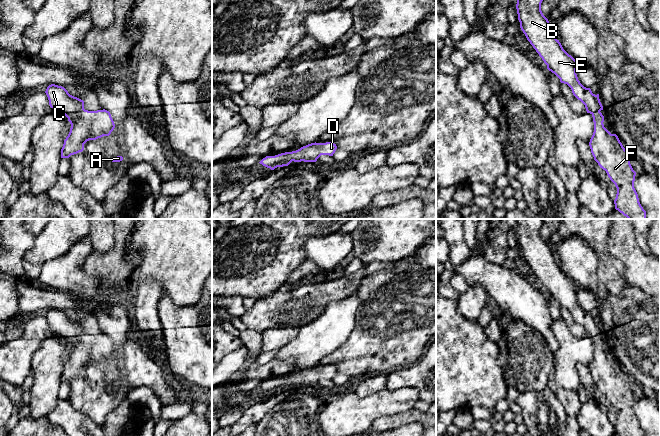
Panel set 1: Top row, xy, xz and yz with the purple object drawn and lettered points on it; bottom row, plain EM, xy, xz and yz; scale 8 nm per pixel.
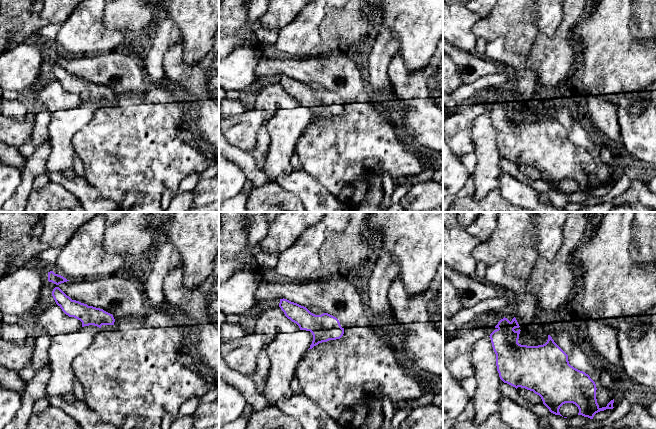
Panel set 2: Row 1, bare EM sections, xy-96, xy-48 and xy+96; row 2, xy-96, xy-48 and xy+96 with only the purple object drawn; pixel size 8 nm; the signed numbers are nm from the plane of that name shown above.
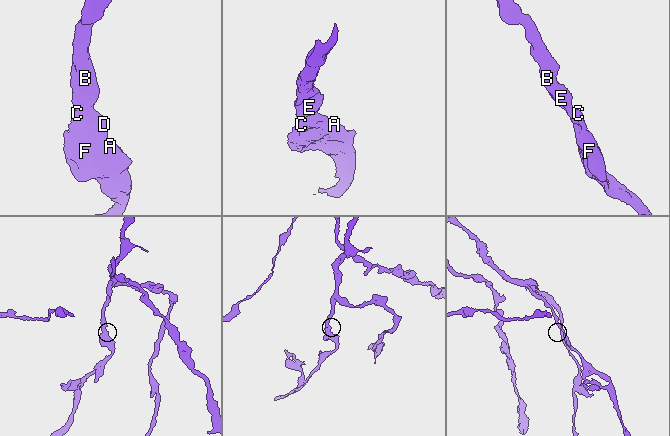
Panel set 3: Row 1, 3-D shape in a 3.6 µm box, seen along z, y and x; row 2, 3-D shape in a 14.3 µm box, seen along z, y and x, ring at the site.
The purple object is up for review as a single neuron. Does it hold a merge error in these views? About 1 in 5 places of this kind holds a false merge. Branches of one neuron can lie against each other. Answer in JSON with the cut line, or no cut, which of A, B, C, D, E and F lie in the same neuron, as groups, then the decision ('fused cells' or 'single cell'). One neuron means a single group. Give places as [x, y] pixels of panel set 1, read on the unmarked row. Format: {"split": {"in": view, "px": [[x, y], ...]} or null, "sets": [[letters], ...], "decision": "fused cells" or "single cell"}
{"split": null, "sets": [["A", "B", "C", "D", "E", "F"]], "decision": "single cell"}

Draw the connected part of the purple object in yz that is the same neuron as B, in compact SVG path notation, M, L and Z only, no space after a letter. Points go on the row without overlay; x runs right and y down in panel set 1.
M516 219L516 222L516 233L520 252L527 264L547 289L547 293L554 297L560 303L561 307L567 308L571 312L573 319L585 329L587 337L590 337L593 341L594 356L589 370L594 384L600 392L606 395L608 401L617 412L617 418L614 424L615 433L619 436L646 436L641 430L638 418L634 412L636 396L630 388L629 377L623 371L618 360L611 358L604 351L604 340L600 336L603 334L603 330L600 326L599 318L593 318L590 312L584 311L578 304L576 298L577 285L563 273L559 264L556 263L548 243L541 235L543 219Z

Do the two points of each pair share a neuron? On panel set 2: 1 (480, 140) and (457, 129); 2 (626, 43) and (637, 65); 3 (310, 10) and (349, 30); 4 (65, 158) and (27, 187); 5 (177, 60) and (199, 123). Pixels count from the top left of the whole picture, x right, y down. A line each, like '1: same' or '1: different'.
1: different
2: same
3: different
4: different
5: same

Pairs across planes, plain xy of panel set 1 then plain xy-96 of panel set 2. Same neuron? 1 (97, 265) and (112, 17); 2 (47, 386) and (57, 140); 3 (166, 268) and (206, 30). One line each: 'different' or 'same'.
1: same
2: same
3: same

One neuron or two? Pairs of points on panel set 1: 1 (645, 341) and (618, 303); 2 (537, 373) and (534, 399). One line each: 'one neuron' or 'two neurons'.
1: one neuron
2: two neurons

